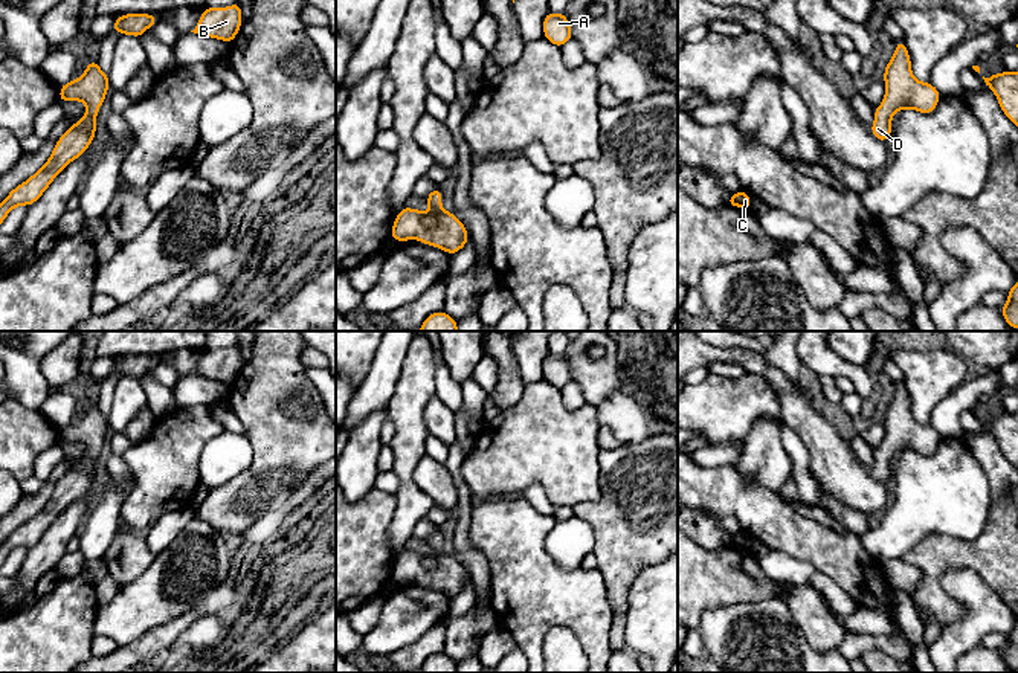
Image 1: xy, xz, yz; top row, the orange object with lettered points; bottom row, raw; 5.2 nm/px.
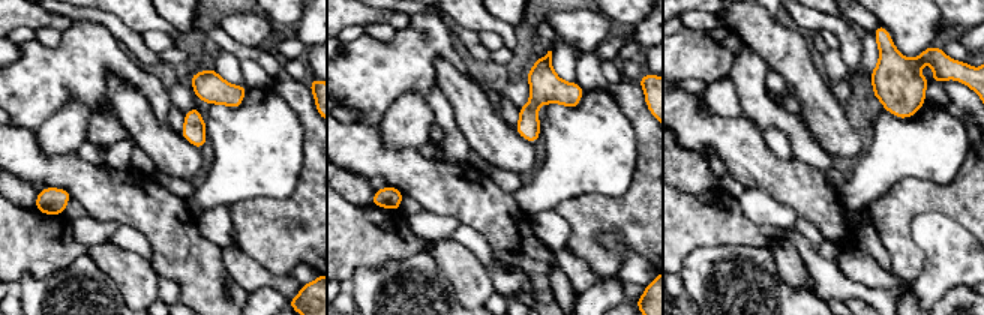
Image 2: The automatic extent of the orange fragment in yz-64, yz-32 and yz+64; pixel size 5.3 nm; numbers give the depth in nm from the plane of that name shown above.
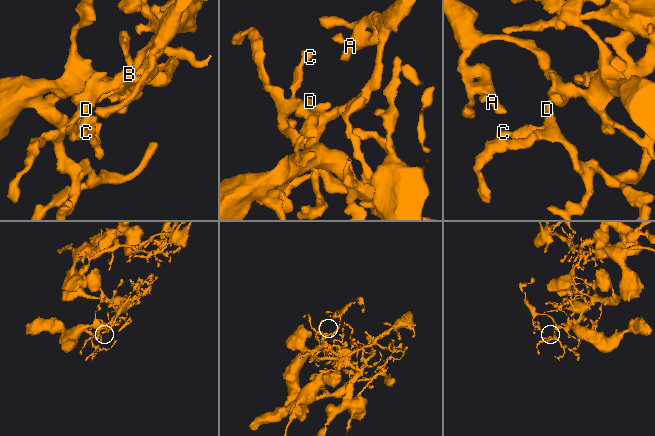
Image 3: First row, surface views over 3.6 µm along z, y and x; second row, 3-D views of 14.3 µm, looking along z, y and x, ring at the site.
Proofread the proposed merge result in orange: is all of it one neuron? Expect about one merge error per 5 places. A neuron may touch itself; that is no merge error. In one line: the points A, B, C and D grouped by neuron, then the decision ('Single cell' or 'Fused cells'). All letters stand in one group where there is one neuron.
Groups: A B C D. Single cell

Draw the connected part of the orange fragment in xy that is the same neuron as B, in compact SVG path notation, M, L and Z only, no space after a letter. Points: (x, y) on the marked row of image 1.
M237 2L226 8L205 8L194 34L227 41L237 37L243 24L241 5Z

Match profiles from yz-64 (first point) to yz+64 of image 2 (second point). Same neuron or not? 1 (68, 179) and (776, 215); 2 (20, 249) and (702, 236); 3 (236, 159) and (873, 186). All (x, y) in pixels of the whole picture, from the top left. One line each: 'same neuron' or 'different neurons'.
1: different neurons
2: same neuron
3: same neuron

